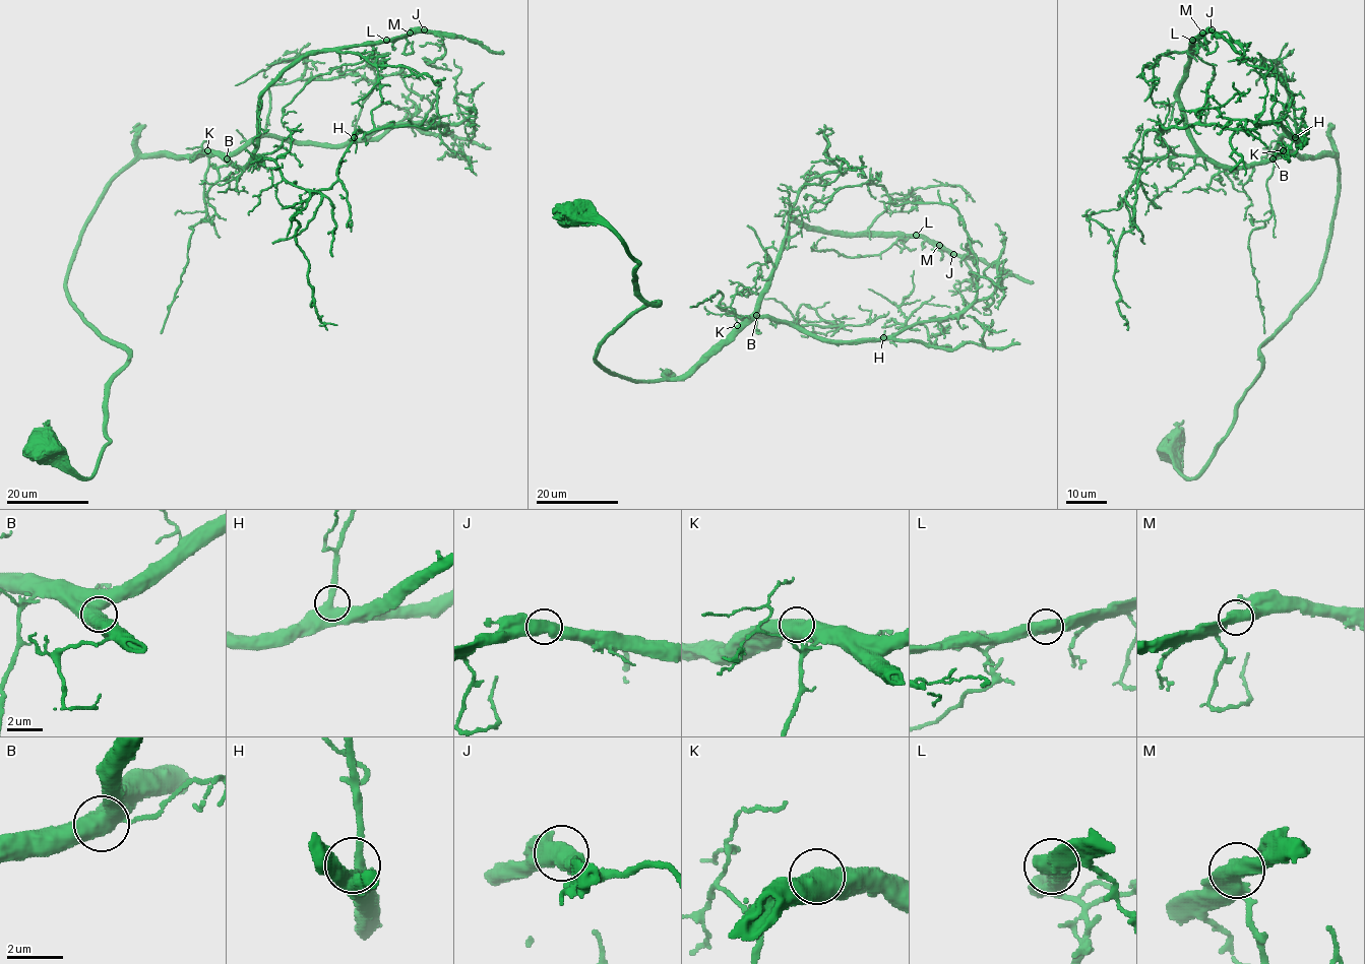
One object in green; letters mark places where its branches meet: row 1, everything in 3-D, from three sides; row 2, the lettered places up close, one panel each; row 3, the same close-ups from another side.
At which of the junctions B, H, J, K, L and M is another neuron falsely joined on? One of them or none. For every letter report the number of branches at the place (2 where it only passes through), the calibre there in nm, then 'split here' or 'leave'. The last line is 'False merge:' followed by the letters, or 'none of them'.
B: 3 | 550 nm | leave
H: 3 | 400 nm | leave
J: 2 | 650 nm | leave
K: 1 | 750 nm | leave
L: 2 | 700 nm | leave
M: 2 | 600 nm | leave
False merge: none of them

